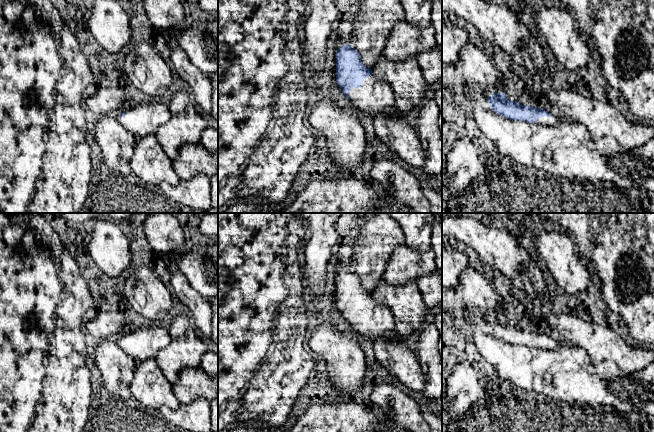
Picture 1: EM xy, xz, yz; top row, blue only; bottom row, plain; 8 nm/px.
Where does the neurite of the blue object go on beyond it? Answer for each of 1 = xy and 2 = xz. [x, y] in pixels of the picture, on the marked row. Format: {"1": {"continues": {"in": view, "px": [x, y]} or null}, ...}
{"1": {"continues": {"in": "xy", "px": [144, 119]}}, "2": {"continues": {"in": "xz", "px": [375, 97]}}}

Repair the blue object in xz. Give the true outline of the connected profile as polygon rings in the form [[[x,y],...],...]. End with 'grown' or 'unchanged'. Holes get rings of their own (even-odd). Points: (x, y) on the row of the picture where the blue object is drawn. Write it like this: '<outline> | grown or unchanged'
[[[345,44],[336,51],[336,81],[343,95],[350,100],[349,107],[359,116],[373,119],[380,114],[397,115],[391,86],[378,79],[360,59],[353,45]]] | grown

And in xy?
[[[156,99],[152,103],[140,103],[117,118],[127,131],[136,138],[155,135],[160,126],[169,121],[168,104]]] | grown

